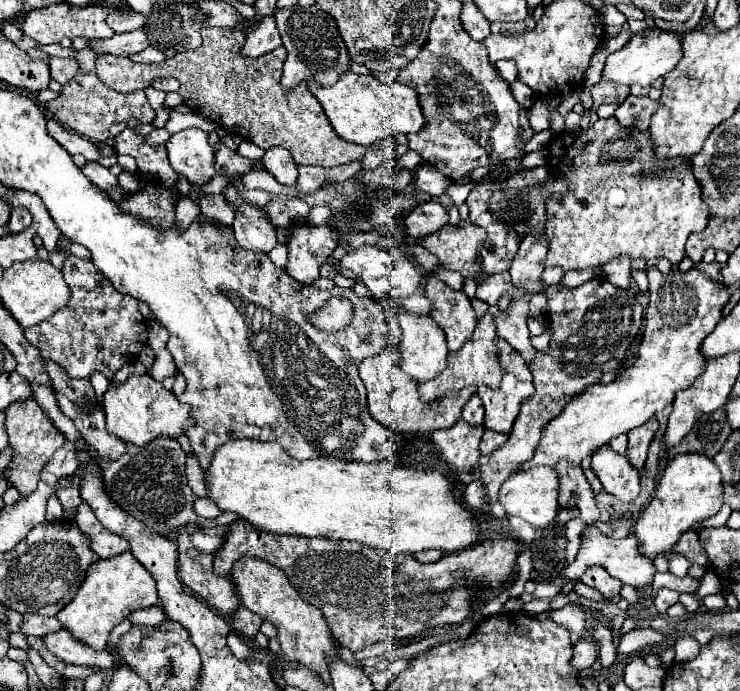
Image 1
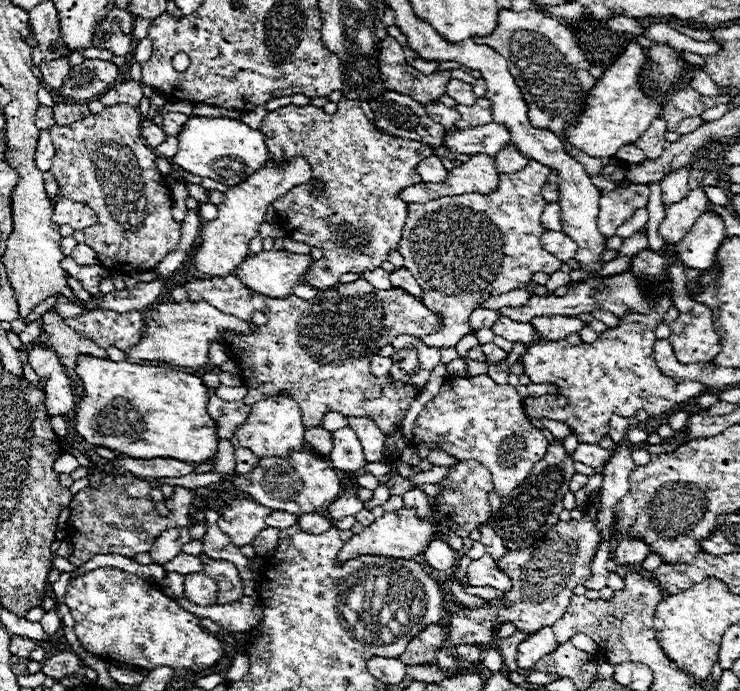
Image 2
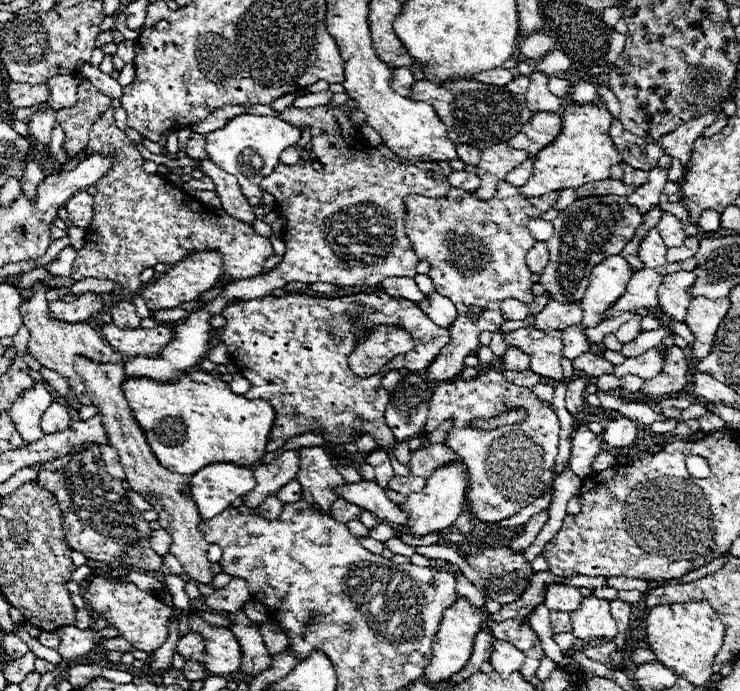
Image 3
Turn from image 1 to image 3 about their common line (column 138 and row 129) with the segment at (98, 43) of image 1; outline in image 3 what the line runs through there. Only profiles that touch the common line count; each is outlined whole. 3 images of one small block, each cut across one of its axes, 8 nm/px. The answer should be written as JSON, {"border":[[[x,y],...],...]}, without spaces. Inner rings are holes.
{"border":[[[46,104],[46,108],[44,108],[44,110],[38,110],[38,112],[32,116],[30,124],[28,124],[32,138],[34,138],[36,142],[40,142],[40,144],[48,144],[54,122],[56,122],[56,114],[54,114],[54,110]]]}

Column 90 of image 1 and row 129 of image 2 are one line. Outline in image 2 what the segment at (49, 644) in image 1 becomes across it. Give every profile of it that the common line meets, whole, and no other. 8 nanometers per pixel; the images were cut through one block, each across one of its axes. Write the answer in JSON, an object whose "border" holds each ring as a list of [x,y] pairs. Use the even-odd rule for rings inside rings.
{"border":[[[654,120],[654,124],[650,124],[650,130],[646,130],[646,136],[642,136],[642,140],[638,140],[636,146],[646,152],[648,160],[656,160],[662,156],[664,144],[666,144],[664,132],[666,132],[666,122]]]}

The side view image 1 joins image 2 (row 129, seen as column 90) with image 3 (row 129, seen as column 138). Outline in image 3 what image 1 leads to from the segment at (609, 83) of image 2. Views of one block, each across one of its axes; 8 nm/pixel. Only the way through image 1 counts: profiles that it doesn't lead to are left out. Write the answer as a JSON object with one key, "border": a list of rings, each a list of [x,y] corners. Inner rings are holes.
{"border":[[[572,104],[572,106],[566,106],[566,110],[562,112],[562,132],[554,144],[546,146],[542,152],[536,154],[532,176],[520,188],[522,196],[524,198],[538,198],[538,196],[544,196],[550,192],[560,192],[566,188],[578,188],[578,186],[584,186],[588,182],[598,182],[598,180],[610,178],[610,166],[622,162],[622,154],[614,148],[610,134],[608,134],[610,122],[612,122],[612,114],[608,112],[608,108],[604,104]]]}

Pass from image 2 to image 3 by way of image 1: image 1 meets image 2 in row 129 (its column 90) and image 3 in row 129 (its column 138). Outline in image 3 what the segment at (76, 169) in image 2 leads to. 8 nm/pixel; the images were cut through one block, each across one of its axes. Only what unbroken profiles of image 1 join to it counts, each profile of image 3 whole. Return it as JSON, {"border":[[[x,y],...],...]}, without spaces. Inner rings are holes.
{"border":[[[110,107],[92,126],[90,130],[90,144],[88,144],[88,156],[94,152],[114,152],[114,168],[96,182],[98,194],[94,194],[94,220],[90,228],[86,230],[86,244],[78,250],[78,256],[72,266],[72,278],[100,278],[100,280],[114,280],[118,282],[124,292],[138,292],[142,282],[140,274],[144,268],[152,268],[154,264],[176,264],[182,258],[186,258],[192,252],[200,250],[218,250],[224,260],[224,272],[226,276],[234,280],[256,276],[264,270],[264,262],[274,254],[272,244],[266,236],[260,236],[252,230],[250,224],[242,224],[242,220],[236,220],[228,214],[214,214],[204,212],[204,208],[198,200],[190,198],[186,192],[176,188],[174,184],[166,182],[160,174],[148,174],[144,172],[144,158],[136,150],[136,146],[130,142],[130,138],[114,124],[114,108]]]}

